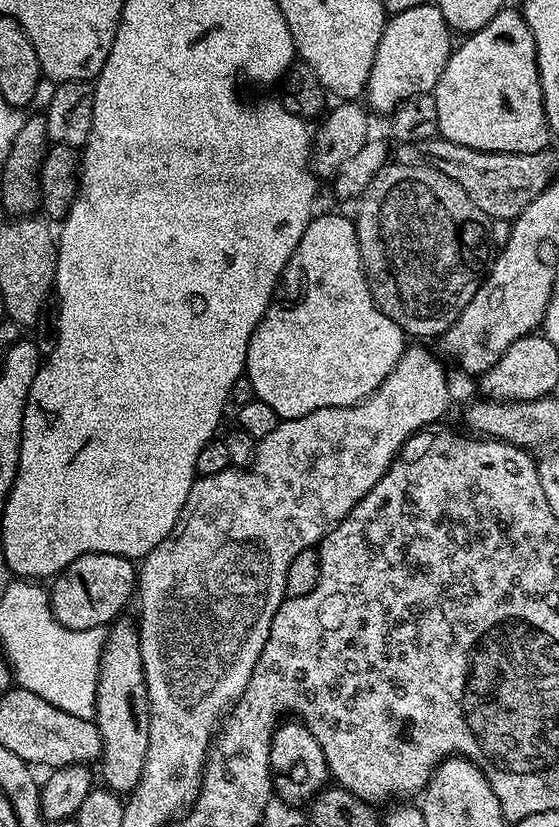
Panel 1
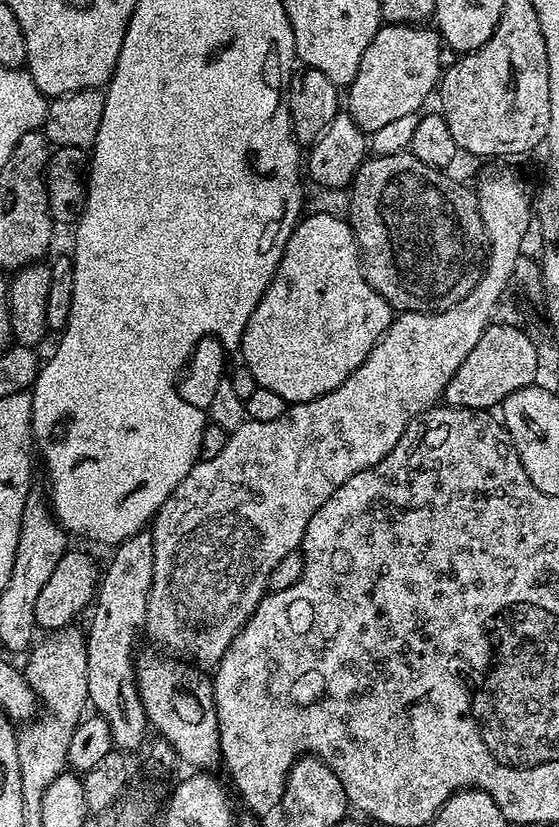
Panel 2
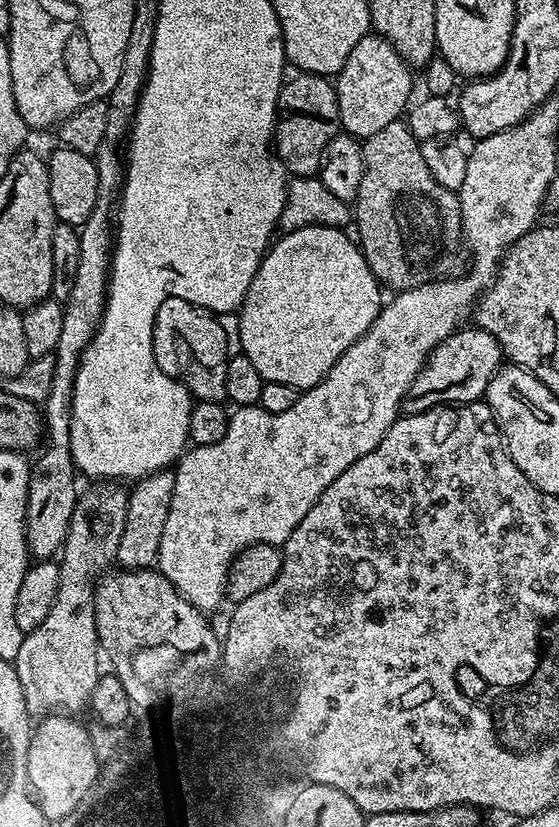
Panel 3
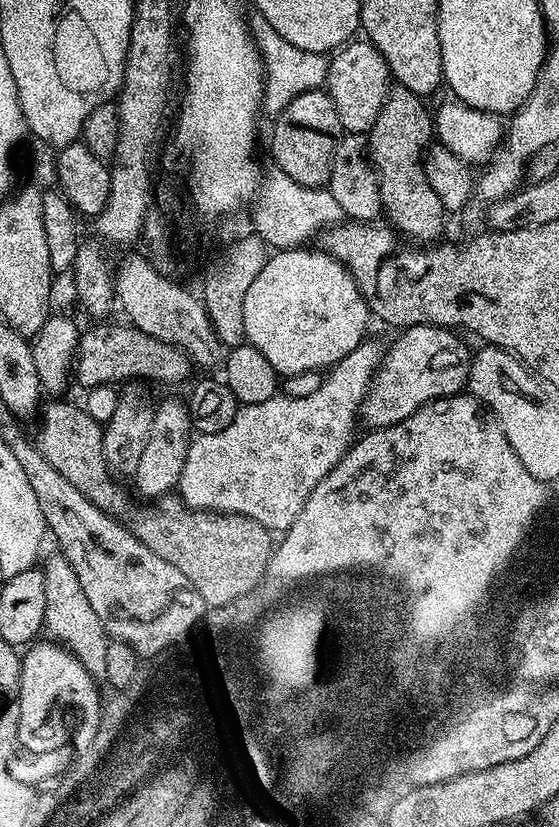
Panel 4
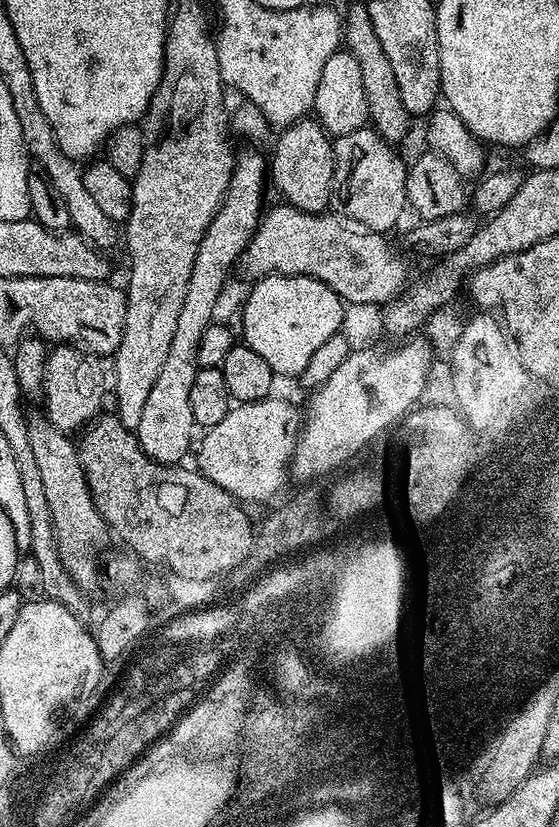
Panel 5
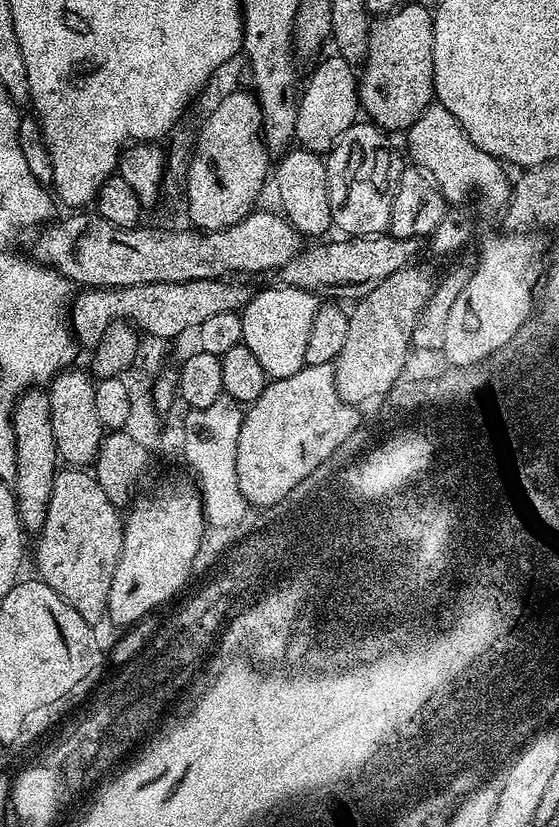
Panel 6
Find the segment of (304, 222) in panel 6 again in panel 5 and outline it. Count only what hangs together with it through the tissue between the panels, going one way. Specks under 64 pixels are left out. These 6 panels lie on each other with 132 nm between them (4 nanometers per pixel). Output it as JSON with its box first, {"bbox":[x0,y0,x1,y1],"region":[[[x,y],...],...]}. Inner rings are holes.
{"bbox":[270,118,334,212],"region":[[[315,118],[297,120],[275,138],[276,145],[270,156],[270,180],[276,183],[283,203],[303,212],[322,212],[333,203],[332,179],[334,178],[334,144]]]}

